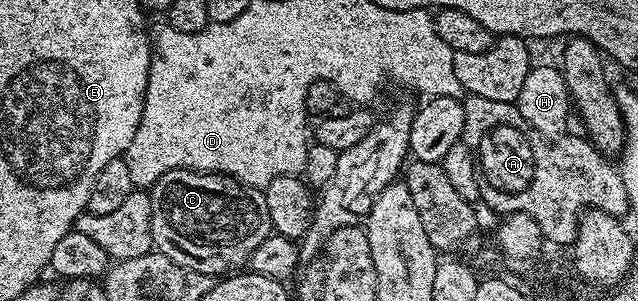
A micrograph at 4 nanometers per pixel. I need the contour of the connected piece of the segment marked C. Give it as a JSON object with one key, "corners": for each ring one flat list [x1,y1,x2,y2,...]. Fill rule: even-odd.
{"corners":[[179,167,176,171,160,177,149,188,149,194,153,205,151,232,154,250,169,257,169,261,177,261,177,265,188,267,202,275,223,277,242,268,253,251,273,231,264,192,258,187,247,187,238,183,229,175,186,171,184,167]]}

